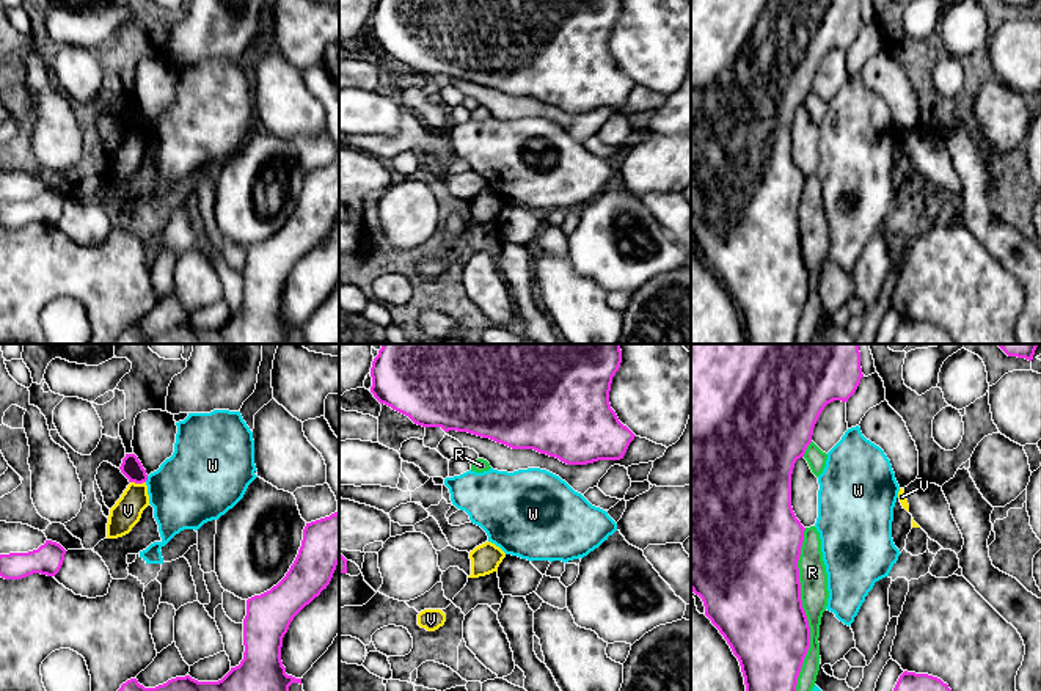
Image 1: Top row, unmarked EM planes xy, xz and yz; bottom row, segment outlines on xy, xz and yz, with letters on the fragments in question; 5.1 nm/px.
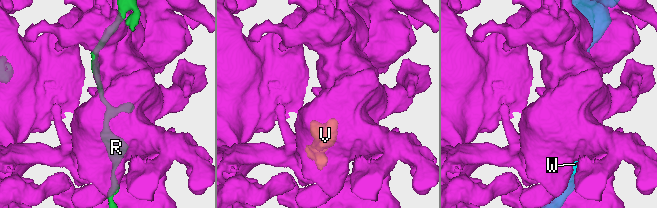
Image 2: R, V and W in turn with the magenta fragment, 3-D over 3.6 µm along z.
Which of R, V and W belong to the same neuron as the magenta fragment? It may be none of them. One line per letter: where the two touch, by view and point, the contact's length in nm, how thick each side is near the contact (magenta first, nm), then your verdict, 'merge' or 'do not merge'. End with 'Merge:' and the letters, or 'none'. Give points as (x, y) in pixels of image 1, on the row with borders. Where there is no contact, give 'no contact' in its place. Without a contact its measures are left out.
R: yz (803, 610) | 850 nm | 460/140 nm | do not merge
V: xy (138, 482) | 80 nm | 110/150 nm | do not merge
W: xy (146, 479) | 40 nm | 110/380 nm | do not merge
Merge: none

